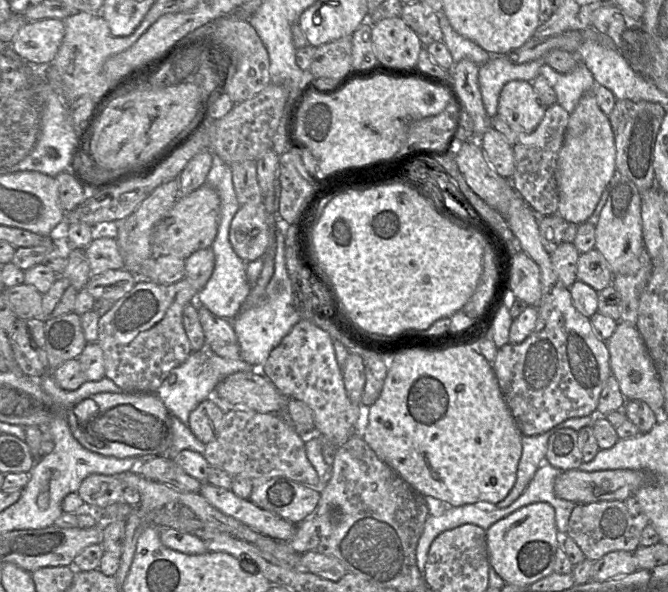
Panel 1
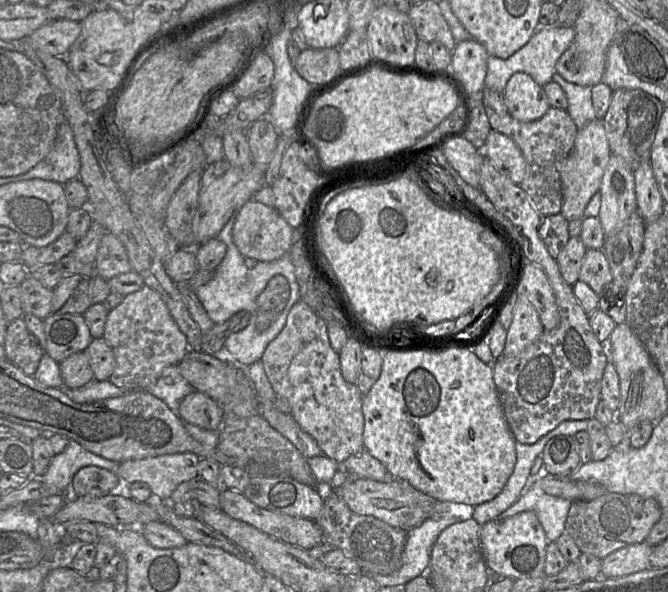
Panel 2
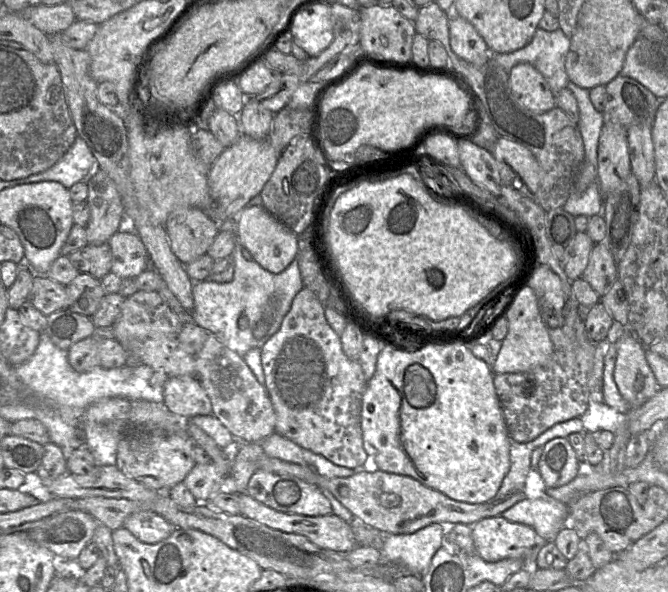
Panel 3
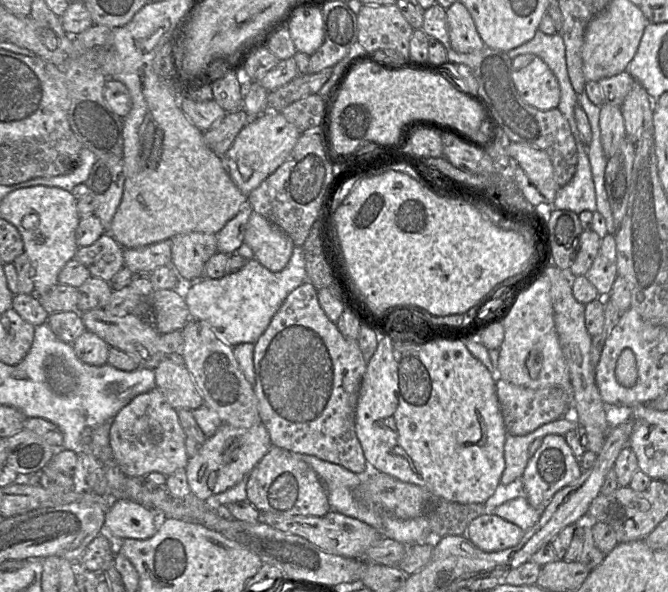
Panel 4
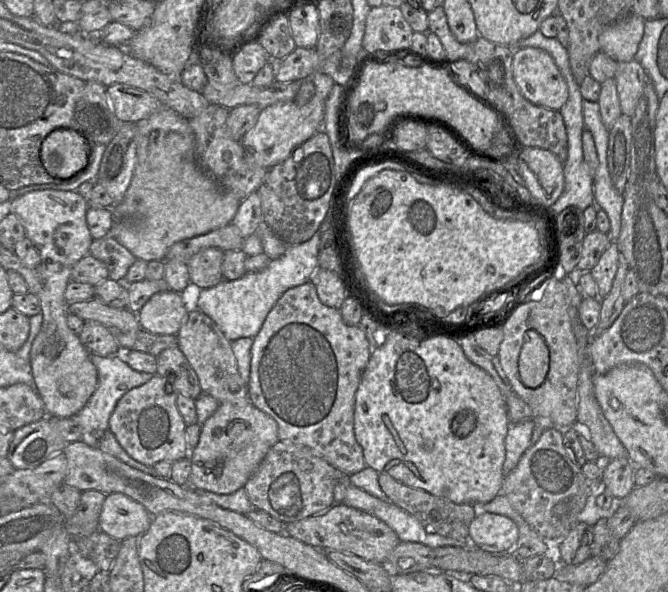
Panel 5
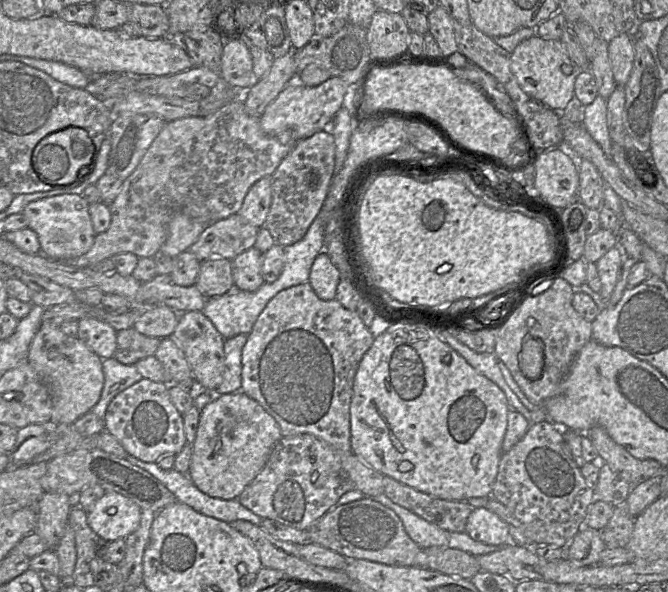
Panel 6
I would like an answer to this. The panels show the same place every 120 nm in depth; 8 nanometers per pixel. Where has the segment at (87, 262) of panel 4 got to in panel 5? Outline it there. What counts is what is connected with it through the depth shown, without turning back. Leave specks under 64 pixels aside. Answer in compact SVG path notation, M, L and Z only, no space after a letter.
M112 235L100 239L93 239L89 254L105 263L108 269L108 278L123 282L130 266L136 257L123 245L117 242Z

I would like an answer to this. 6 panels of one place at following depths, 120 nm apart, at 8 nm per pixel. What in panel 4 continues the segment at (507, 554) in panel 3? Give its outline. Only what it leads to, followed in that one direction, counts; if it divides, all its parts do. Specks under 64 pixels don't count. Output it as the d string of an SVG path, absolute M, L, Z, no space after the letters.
M484 513L471 519L466 537L484 552L499 552L516 546L524 533L517 525L493 513Z

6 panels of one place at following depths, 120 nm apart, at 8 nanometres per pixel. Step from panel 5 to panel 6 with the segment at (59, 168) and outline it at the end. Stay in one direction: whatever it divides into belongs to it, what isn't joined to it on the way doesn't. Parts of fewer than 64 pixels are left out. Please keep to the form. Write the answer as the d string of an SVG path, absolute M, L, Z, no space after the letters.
M69 126L43 138L32 152L32 167L38 180L56 189L67 189L67 184L90 165L95 147L86 130Z

